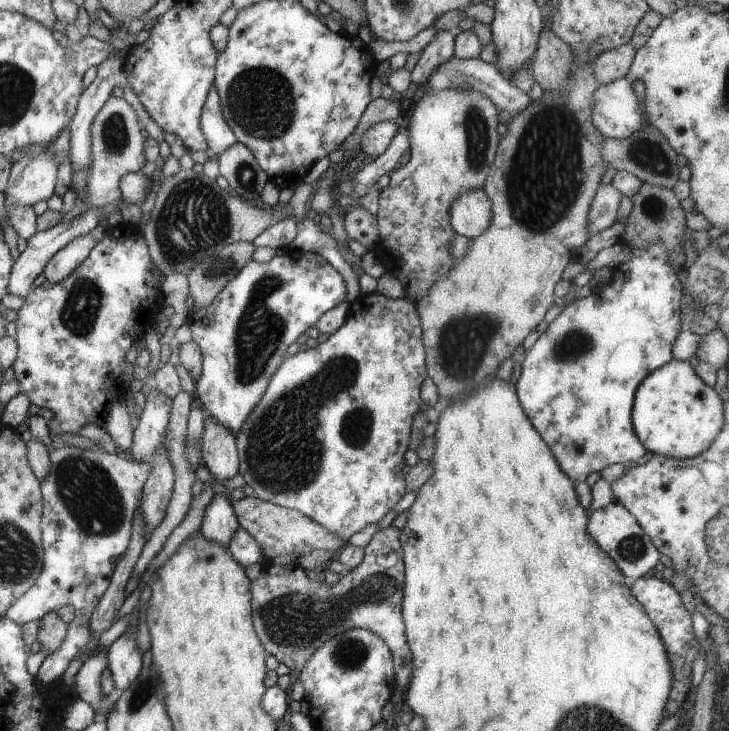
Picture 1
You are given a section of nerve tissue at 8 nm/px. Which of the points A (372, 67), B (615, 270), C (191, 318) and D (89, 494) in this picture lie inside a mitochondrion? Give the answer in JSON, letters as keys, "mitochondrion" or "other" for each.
{"A":"other","B":"other","C":"other","D":"mitochondrion"}

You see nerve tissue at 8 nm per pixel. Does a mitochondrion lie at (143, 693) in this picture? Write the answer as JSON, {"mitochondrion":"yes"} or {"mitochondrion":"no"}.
{"mitochondrion":"yes"}

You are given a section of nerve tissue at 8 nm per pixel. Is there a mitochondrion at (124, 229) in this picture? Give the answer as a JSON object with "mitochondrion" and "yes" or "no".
{"mitochondrion":"no"}

